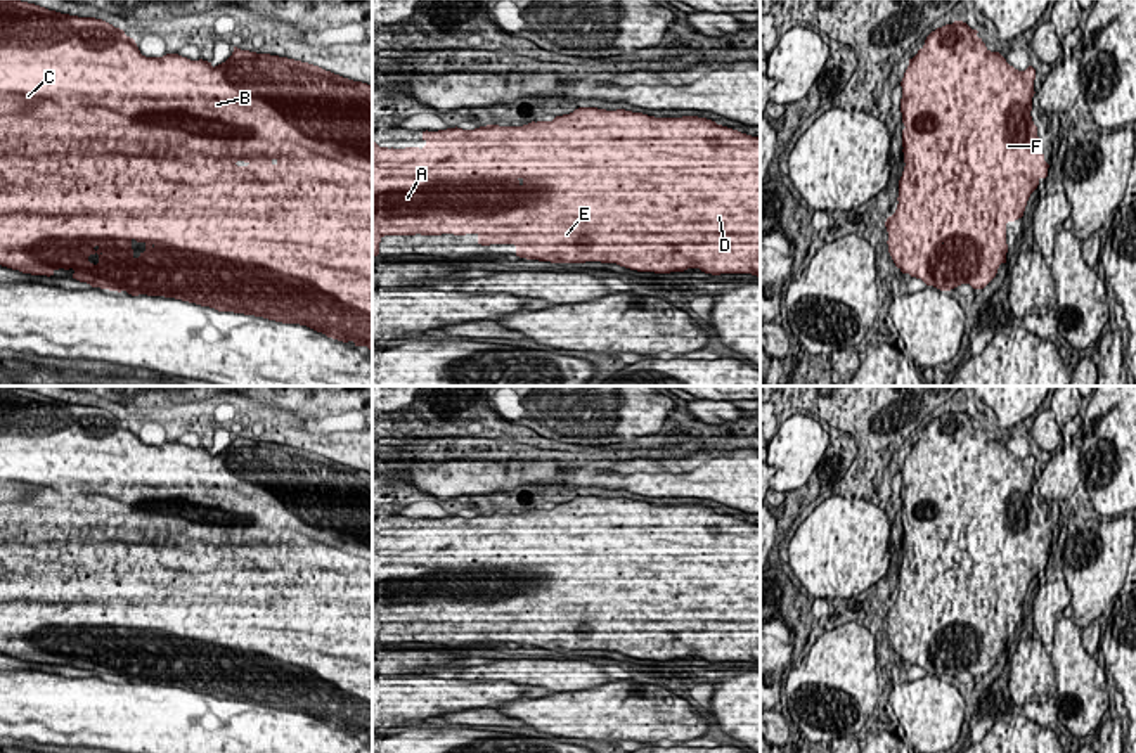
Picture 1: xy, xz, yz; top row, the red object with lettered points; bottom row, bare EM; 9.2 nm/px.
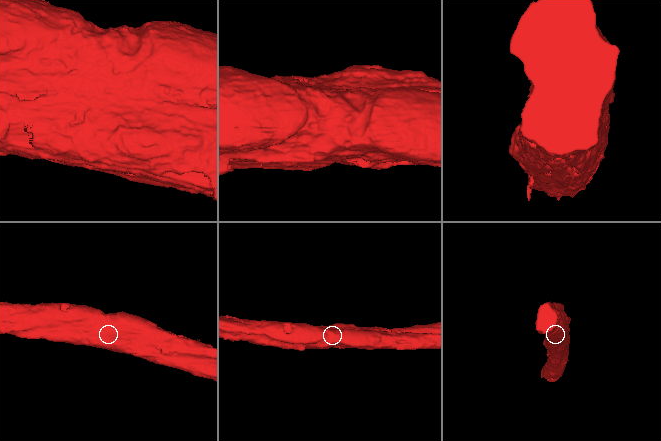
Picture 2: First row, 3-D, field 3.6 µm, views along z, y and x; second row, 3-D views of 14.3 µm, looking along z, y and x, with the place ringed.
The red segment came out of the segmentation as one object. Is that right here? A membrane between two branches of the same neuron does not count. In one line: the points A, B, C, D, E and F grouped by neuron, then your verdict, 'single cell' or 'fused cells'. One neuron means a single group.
A B C D E F | single cell

